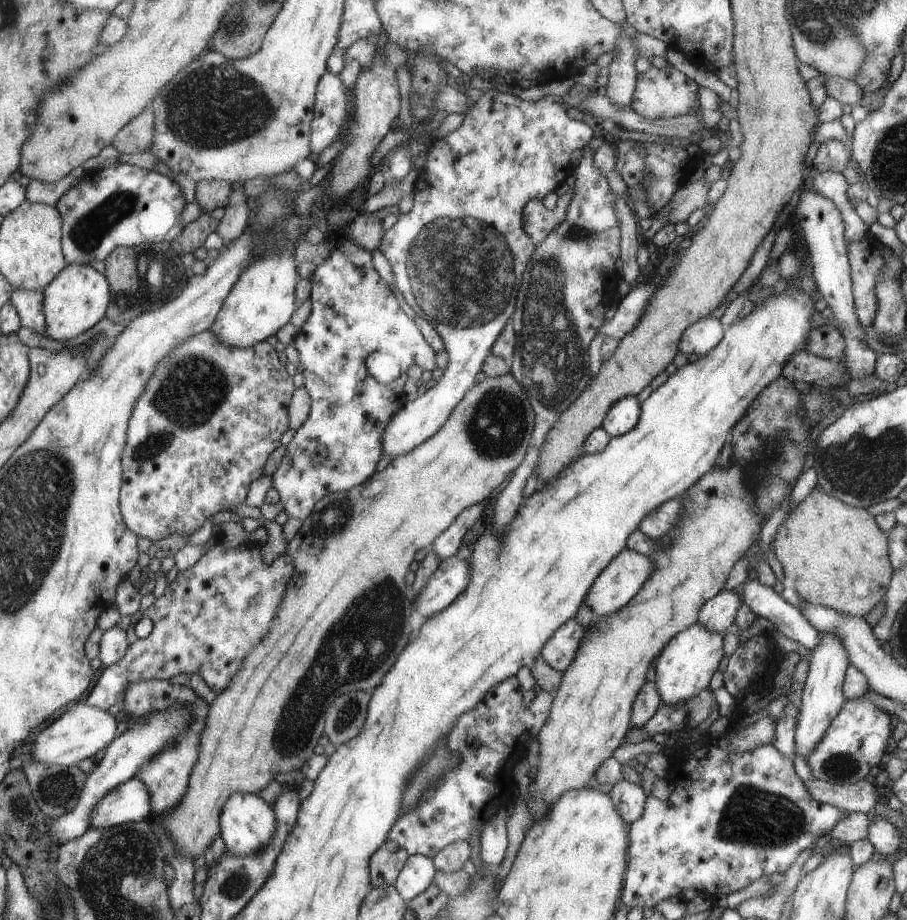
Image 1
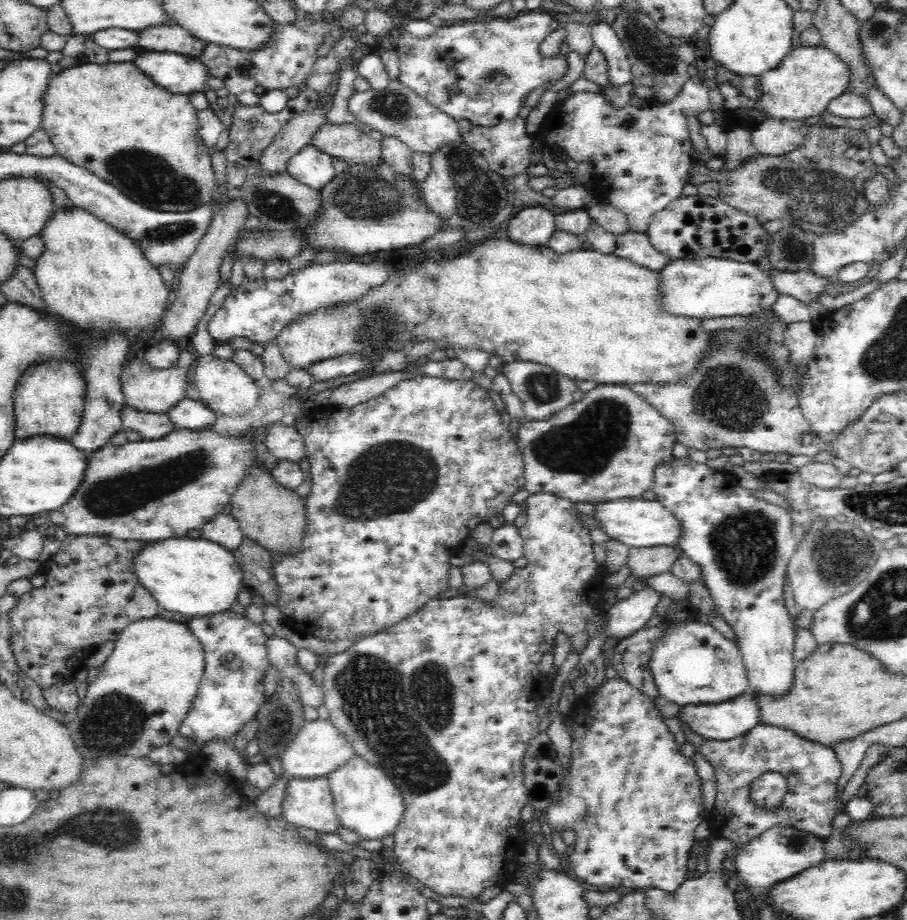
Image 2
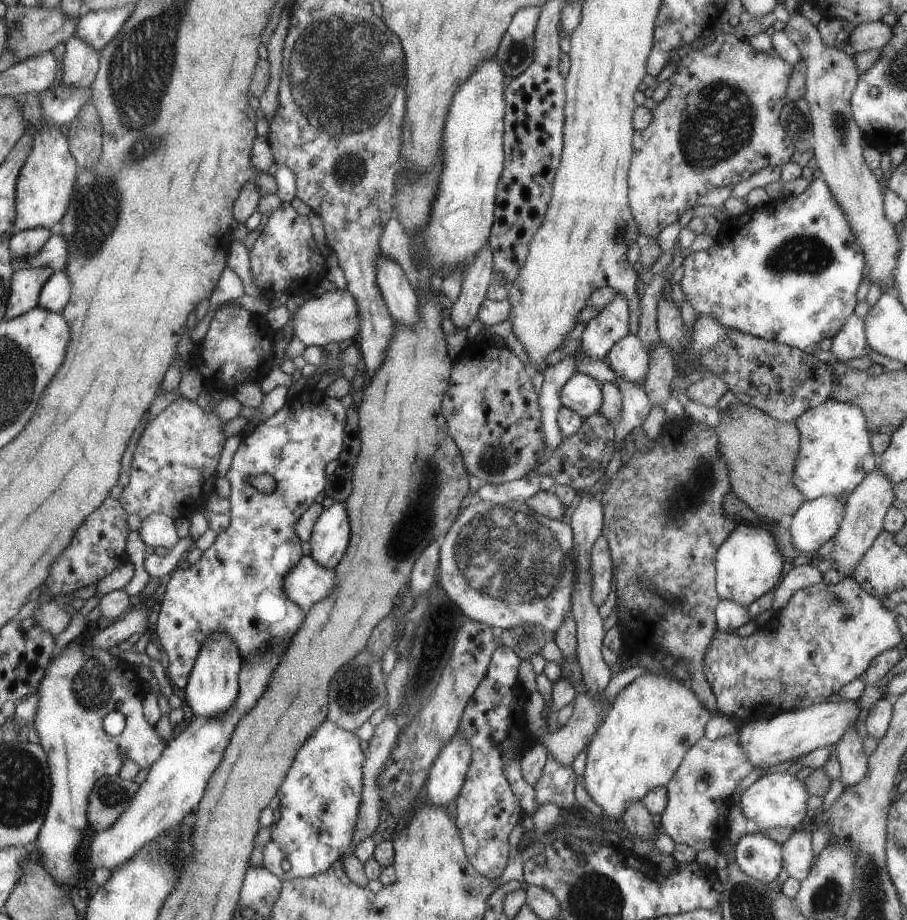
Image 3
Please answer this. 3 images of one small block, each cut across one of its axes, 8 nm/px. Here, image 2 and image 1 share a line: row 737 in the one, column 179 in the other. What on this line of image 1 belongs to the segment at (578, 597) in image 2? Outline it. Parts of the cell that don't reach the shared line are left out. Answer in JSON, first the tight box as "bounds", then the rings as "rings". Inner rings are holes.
{"bounds":[121,329,295,541],"rings":[[[209,329],[204,330],[203,332],[194,334],[192,337],[187,338],[181,346],[177,346],[175,350],[172,350],[171,353],[168,354],[167,357],[162,359],[158,365],[156,366],[156,370],[152,373],[151,380],[148,381],[148,386],[144,390],[144,393],[141,394],[141,398],[136,402],[135,408],[132,410],[132,416],[129,417],[128,420],[128,429],[125,433],[125,450],[122,456],[122,462],[124,465],[124,484],[122,485],[121,492],[121,512],[124,515],[125,526],[128,527],[130,531],[132,531],[135,536],[139,536],[142,538],[147,538],[147,540],[159,541],[160,538],[167,537],[169,534],[191,534],[195,532],[198,528],[203,526],[203,522],[209,518],[209,516],[214,515],[219,510],[230,510],[232,507],[239,505],[243,502],[243,498],[245,498],[248,488],[257,477],[261,476],[261,468],[263,468],[263,464],[265,464],[265,460],[267,460],[267,456],[275,450],[279,446],[279,436],[287,430],[287,410],[285,410],[285,406],[287,404],[291,404],[289,402],[289,396],[291,396],[291,392],[295,392],[293,390],[293,384],[291,384],[291,376],[289,376],[288,371],[283,368],[283,364],[277,360],[277,352],[267,344],[265,341],[257,342],[255,346],[251,346],[251,348],[233,348],[233,346],[225,346],[223,342],[219,342],[217,340],[216,334],[213,334],[213,331]]]}

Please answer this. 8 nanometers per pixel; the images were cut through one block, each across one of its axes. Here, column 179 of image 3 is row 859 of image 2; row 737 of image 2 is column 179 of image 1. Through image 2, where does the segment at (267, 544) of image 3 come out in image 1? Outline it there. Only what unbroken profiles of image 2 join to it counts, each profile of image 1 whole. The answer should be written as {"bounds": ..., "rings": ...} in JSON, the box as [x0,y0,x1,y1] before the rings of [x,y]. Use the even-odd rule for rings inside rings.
{"bounds":[85,543,294,712],"rings":[[[249,543],[248,547],[241,550],[227,549],[221,544],[213,545],[193,566],[178,571],[173,582],[166,584],[163,594],[151,606],[132,614],[133,622],[126,628],[128,644],[125,658],[102,671],[85,704],[108,712],[111,706],[121,706],[125,702],[125,688],[131,682],[168,680],[179,672],[203,676],[209,688],[225,688],[231,674],[235,674],[243,656],[253,646],[253,640],[257,644],[257,640],[267,632],[267,626],[276,618],[294,572],[292,556],[285,552],[278,555],[270,565],[266,565],[261,560],[261,547],[257,544]],[[141,618],[149,618],[152,622],[152,629],[146,638],[137,638],[133,633],[134,624]]]}

